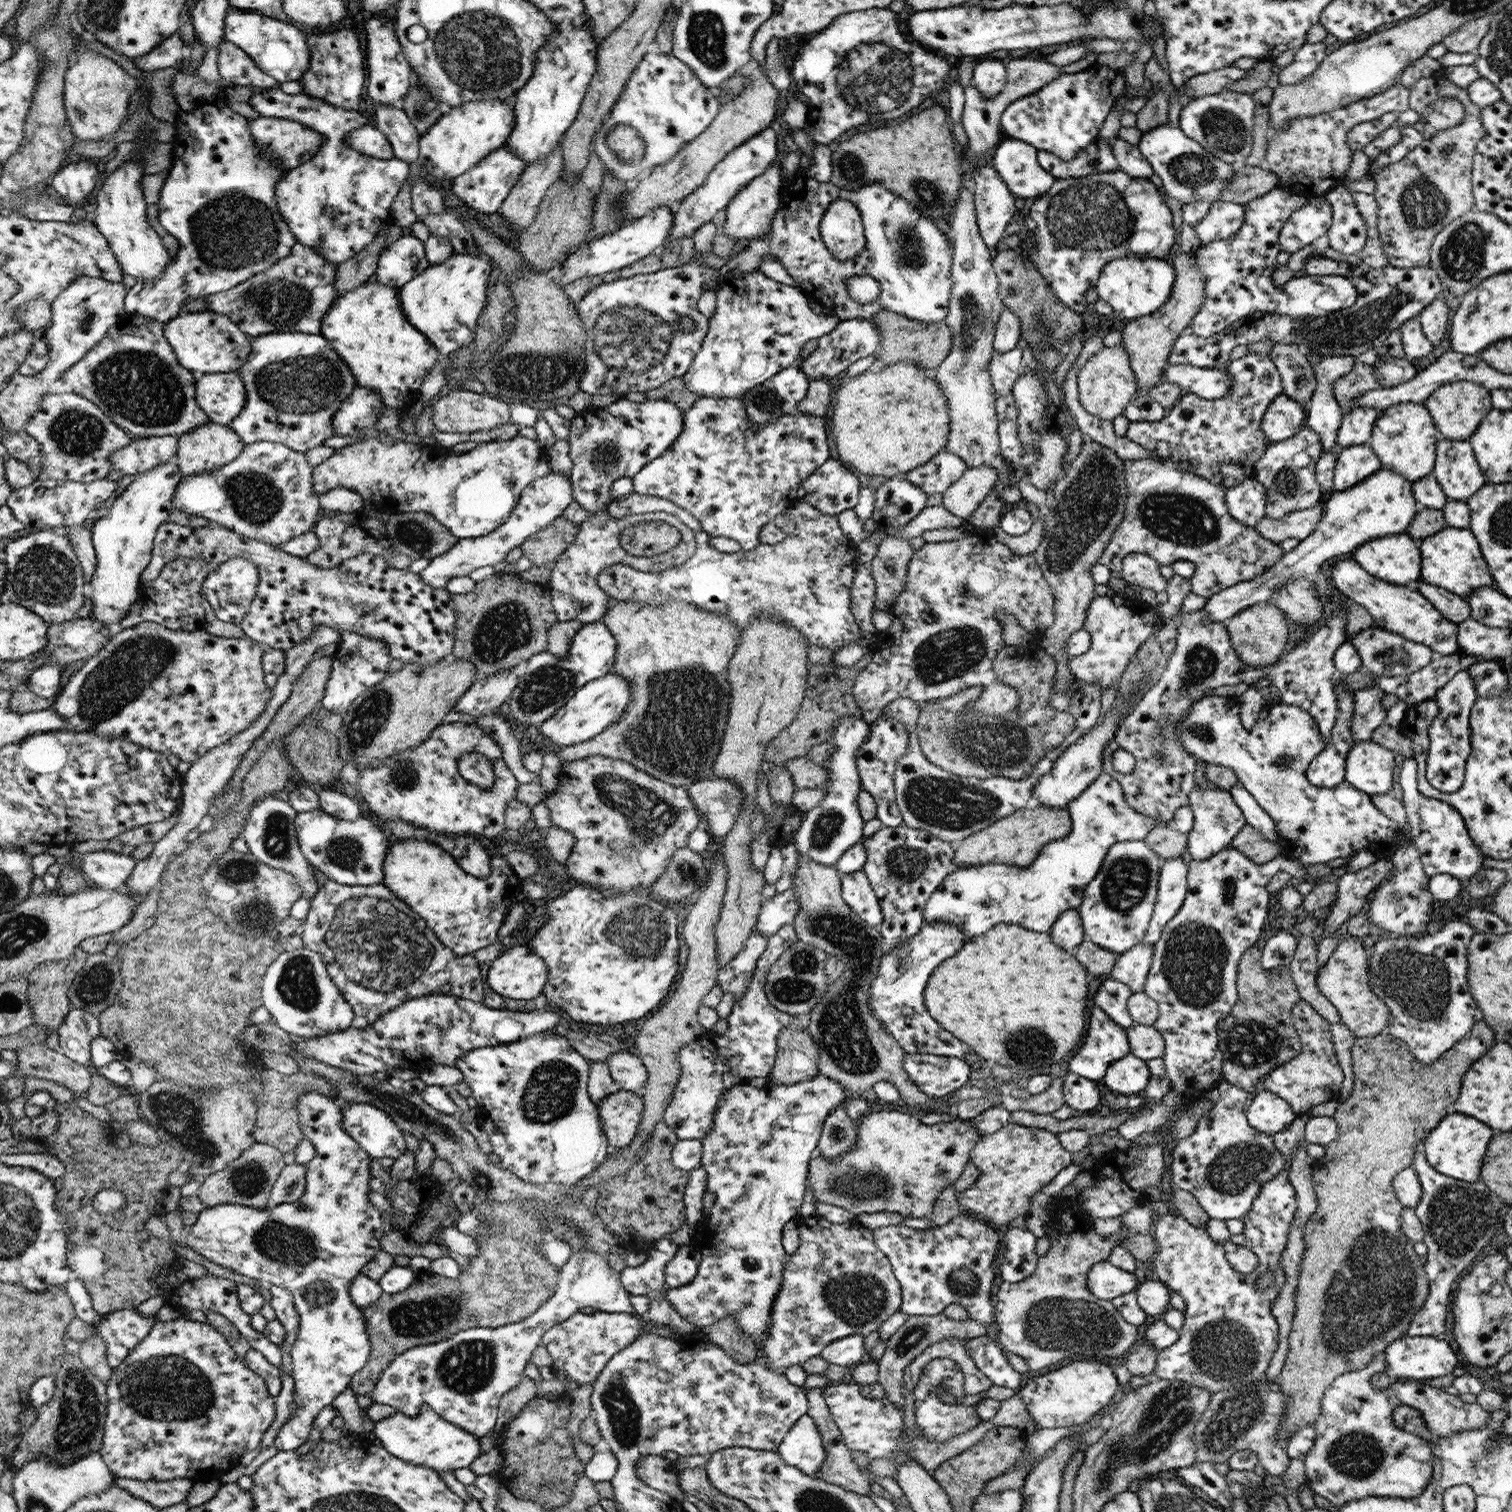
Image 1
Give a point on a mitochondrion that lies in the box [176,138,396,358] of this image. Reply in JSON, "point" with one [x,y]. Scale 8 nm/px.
{"point":[232,231]}

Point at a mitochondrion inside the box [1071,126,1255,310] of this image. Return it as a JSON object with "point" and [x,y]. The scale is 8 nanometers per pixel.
{"point":[1195,169]}

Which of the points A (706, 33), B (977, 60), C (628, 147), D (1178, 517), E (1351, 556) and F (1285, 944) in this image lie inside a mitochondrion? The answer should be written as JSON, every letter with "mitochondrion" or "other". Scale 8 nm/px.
{"A":"mitochondrion","B":"other","C":"mitochondrion","D":"mitochondrion","E":"other","F":"other"}

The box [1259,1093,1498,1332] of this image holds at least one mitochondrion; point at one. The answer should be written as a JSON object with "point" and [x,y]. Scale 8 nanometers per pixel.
{"point":[1458,1218]}

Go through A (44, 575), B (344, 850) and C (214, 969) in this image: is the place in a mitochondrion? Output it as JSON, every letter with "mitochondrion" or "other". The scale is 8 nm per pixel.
{"A":"mitochondrion","B":"mitochondrion","C":"other"}

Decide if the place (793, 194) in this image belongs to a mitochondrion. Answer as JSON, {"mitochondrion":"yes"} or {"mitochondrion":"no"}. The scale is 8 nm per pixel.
{"mitochondrion":"no"}

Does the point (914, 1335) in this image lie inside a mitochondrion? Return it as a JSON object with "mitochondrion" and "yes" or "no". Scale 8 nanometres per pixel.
{"mitochondrion":"yes"}

